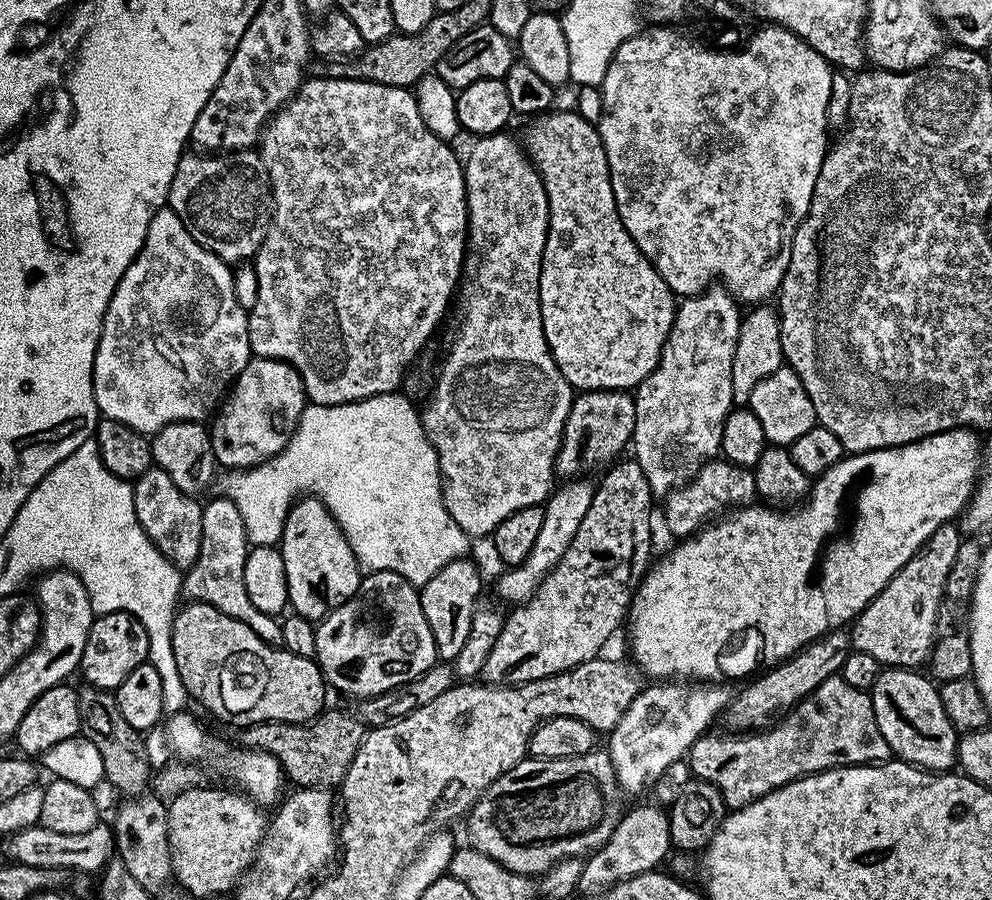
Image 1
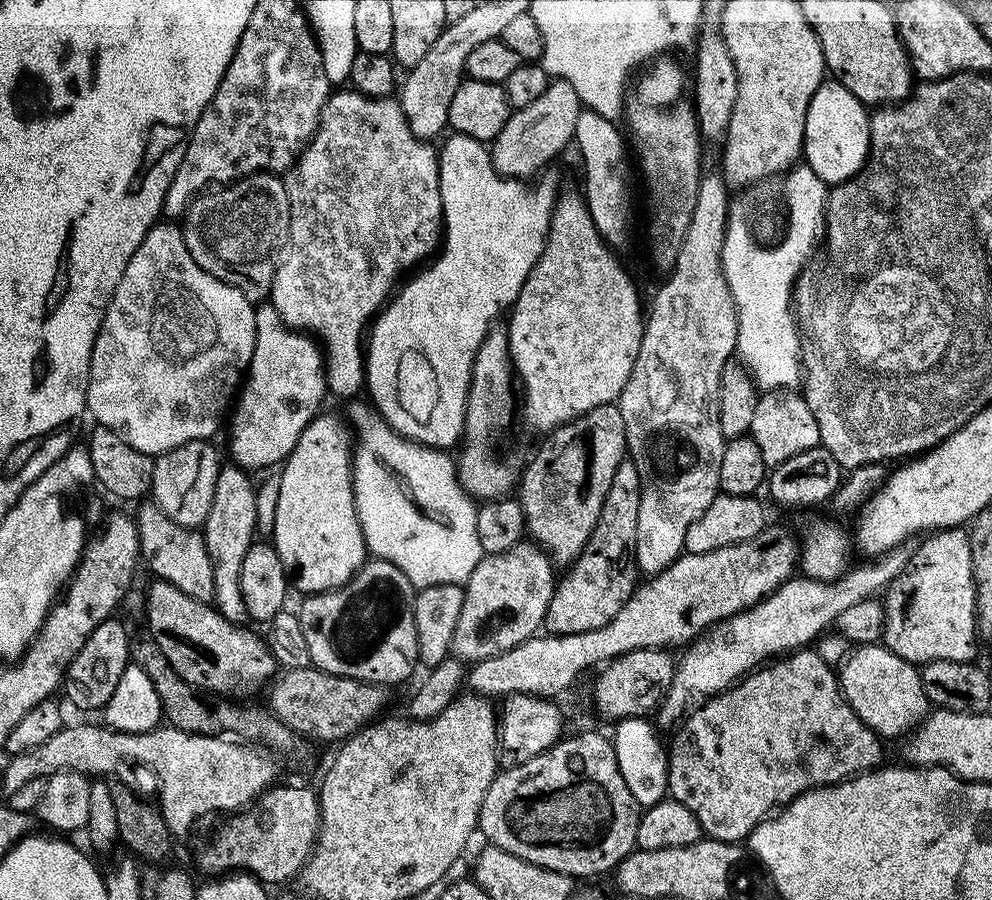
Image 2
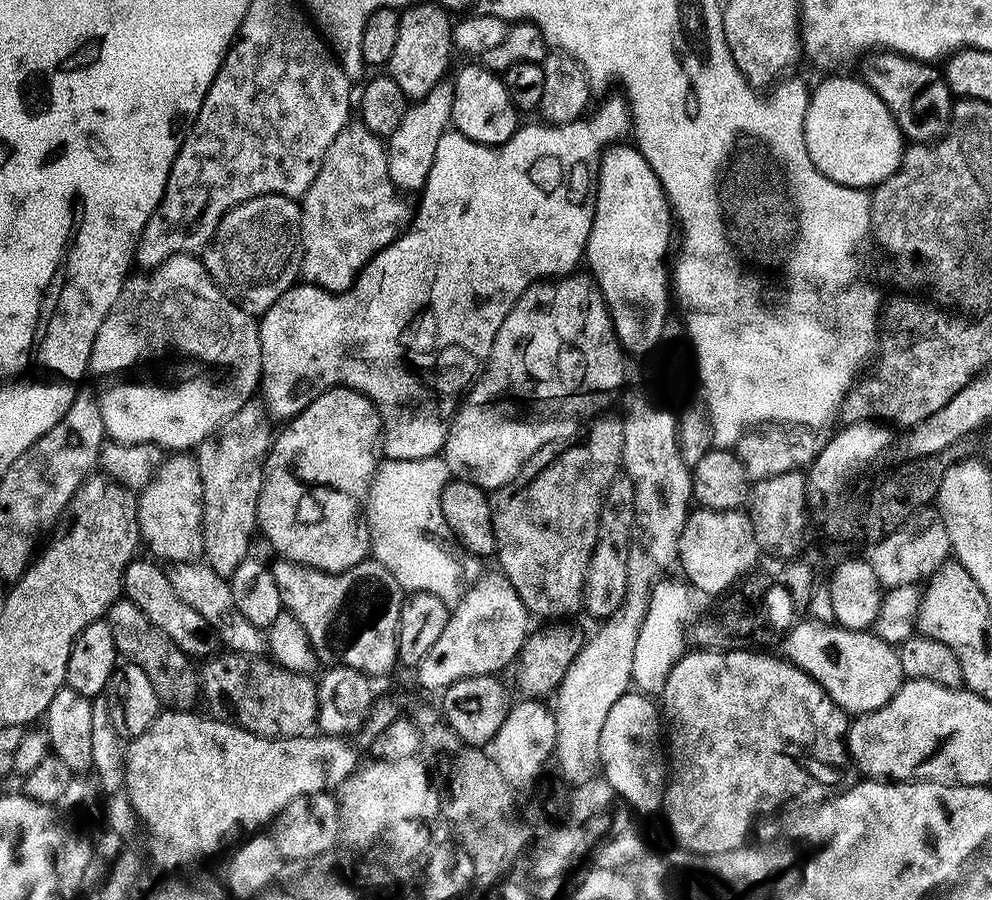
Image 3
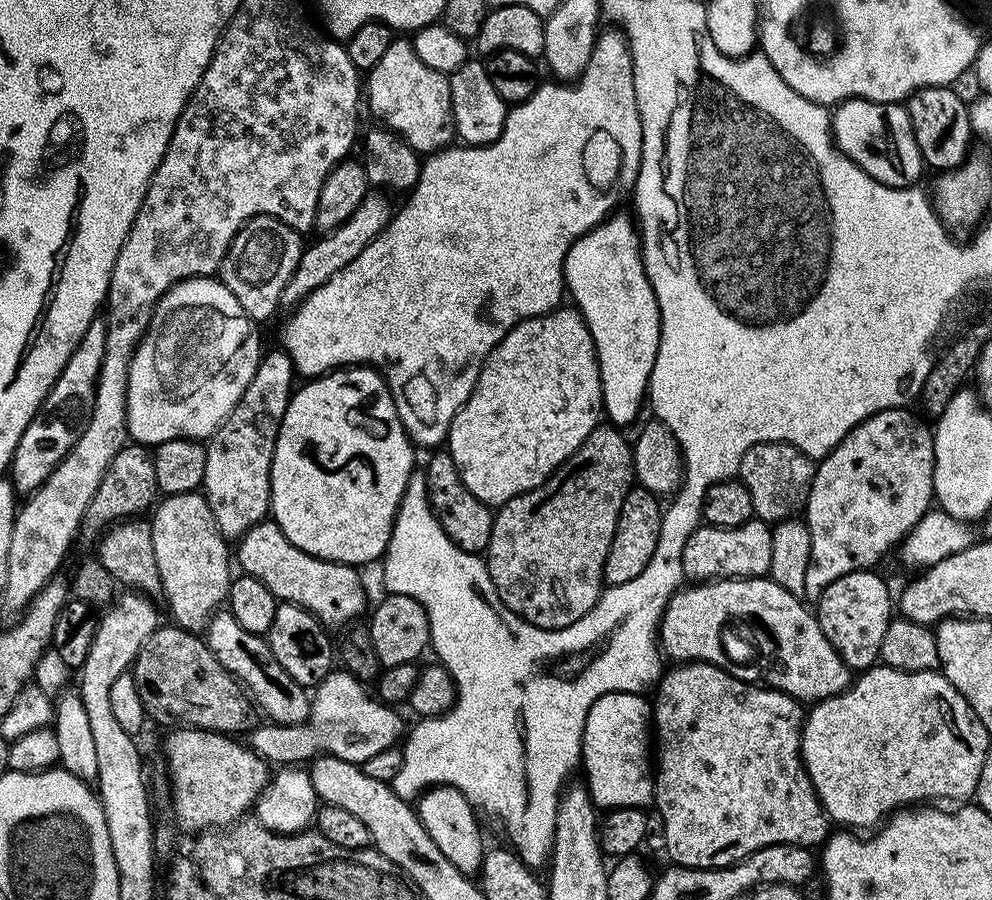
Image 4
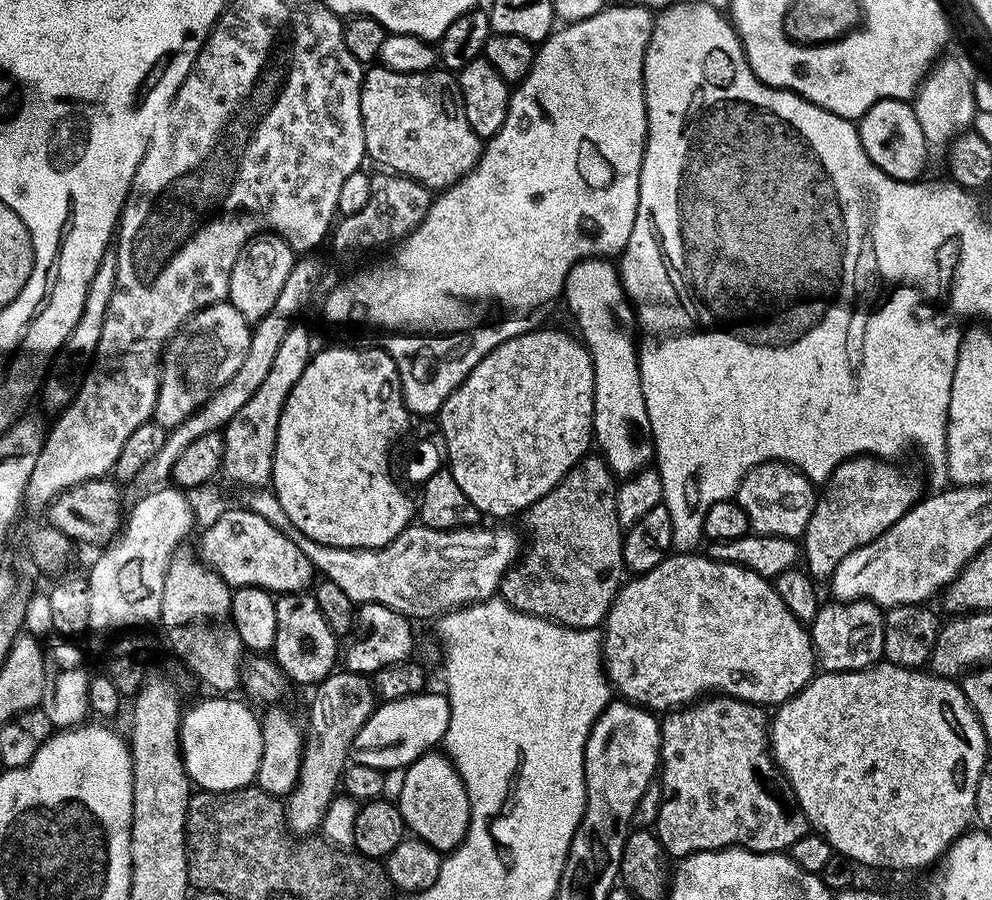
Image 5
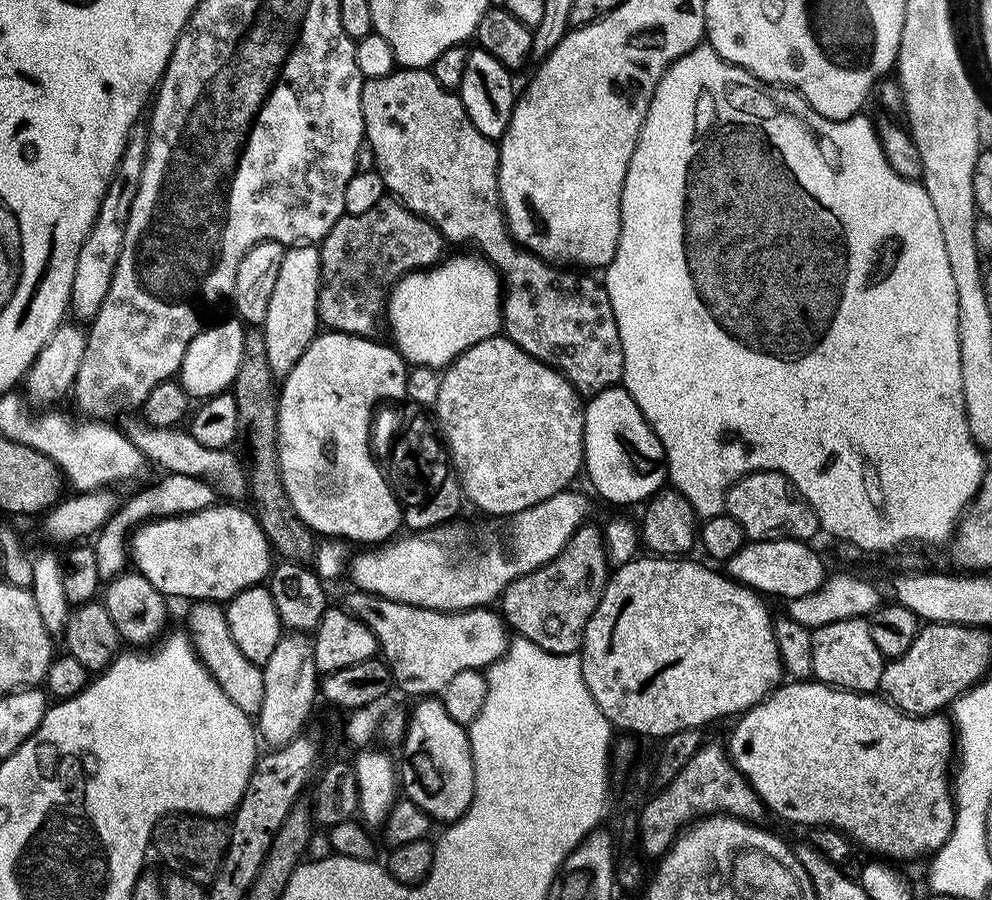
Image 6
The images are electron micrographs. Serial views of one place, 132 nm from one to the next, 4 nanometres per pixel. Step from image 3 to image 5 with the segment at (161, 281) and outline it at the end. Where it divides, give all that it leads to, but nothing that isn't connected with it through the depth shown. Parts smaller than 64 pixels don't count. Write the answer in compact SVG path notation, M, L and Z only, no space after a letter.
M230 303L212 304L194 313L164 349L155 423L171 430L199 411L224 383L230 382L245 362L251 336L250 321L242 318Z

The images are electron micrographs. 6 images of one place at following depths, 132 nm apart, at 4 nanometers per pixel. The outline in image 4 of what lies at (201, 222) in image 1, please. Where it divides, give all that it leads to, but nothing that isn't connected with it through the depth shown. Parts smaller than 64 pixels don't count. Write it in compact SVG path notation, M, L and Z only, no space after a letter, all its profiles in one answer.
M273 216L250 218L234 234L230 246L220 263L218 278L238 298L242 310L252 320L263 322L281 307L283 288L298 266L302 251L301 233L286 226Z

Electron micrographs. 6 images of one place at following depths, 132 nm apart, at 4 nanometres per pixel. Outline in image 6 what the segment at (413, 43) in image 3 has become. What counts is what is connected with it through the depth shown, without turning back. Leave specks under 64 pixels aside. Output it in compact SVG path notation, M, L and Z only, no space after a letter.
M397 67L390 74L379 76L373 80L365 79L362 86L362 118L364 119L364 138L366 148L372 151L376 159L374 171L382 178L385 189L401 204L407 206L411 212L417 212L424 220L429 220L434 227L444 235L445 241L452 244L473 244L475 251L483 256L502 277L502 332L509 340L526 354L530 354L535 360L550 365L557 372L562 373L565 378L573 384L581 397L591 398L602 390L617 387L624 378L624 355L622 354L622 338L618 334L618 322L614 318L614 310L610 306L608 292L604 289L603 283L596 280L595 275L585 274L580 270L565 270L555 264L549 264L542 257L534 255L526 248L521 248L508 231L508 222L504 219L504 208L500 204L500 183L498 182L498 170L500 169L500 149L493 141L486 139L470 122L466 110L462 106L459 95L453 89L444 88L438 78L428 68L401 68Z

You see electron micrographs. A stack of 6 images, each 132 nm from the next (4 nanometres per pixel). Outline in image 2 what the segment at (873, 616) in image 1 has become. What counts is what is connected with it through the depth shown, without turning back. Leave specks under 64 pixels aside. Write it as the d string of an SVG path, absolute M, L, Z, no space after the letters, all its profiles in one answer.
M963 527L936 530L911 553L910 563L882 596L882 643L898 658L917 666L932 660L975 661L976 583L972 574L970 538Z

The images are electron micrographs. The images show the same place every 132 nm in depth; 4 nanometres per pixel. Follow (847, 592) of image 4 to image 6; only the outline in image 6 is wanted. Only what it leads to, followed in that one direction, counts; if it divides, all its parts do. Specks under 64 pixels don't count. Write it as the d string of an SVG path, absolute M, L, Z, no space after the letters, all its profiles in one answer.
M867 619L835 620L815 629L811 635L812 676L819 683L865 694L875 693L879 689L886 660L874 646L874 638L870 638Z

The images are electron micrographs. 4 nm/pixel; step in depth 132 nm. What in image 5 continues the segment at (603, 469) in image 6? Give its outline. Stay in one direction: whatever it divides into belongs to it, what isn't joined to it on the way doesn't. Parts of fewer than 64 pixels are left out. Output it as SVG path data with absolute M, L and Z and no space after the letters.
M608 258L580 260L570 270L570 274L566 274L562 300L563 303L568 303L568 308L572 311L577 326L580 327L579 335L582 337L582 343L592 355L592 365L594 366L592 434L595 447L617 477L632 477L636 472L647 469L653 463L654 449L650 418L646 414L646 402L640 381L640 358L638 336L634 331L634 309L632 301L624 292L624 283L620 280L617 265Z

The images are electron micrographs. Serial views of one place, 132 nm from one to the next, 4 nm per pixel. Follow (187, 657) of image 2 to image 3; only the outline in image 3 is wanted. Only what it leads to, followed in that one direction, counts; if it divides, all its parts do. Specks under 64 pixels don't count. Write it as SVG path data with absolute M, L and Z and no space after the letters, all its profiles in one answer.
M137 558L130 562L124 575L123 595L135 603L146 618L158 628L174 646L178 646L189 658L208 658L213 655L214 637L208 623L194 610L194 606L186 606L182 598L178 598L178 590L170 582L167 571L155 559Z

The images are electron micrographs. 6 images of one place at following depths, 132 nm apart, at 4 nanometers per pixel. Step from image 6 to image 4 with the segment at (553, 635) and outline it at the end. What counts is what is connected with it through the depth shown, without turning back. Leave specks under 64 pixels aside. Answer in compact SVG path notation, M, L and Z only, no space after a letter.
M601 422L597 424L596 428L586 438L586 442L582 442L582 446L578 446L576 453L574 453L562 467L557 468L549 480L544 484L540 484L534 490L510 498L495 509L492 518L492 529L490 530L490 542L488 543L488 550L486 553L488 573L496 587L498 598L502 598L502 602L510 611L514 614L518 614L526 622L530 622L534 626L545 628L546 630L565 628L574 622L578 622L578 618L582 618L598 601L600 601L600 594L606 587L604 583L606 554L610 554L610 542L614 542L614 530L620 521L622 498L626 498L626 494L634 487L632 463L633 445L630 443L629 438L627 440L620 432L623 431L621 431L619 427L613 426L611 423Z

